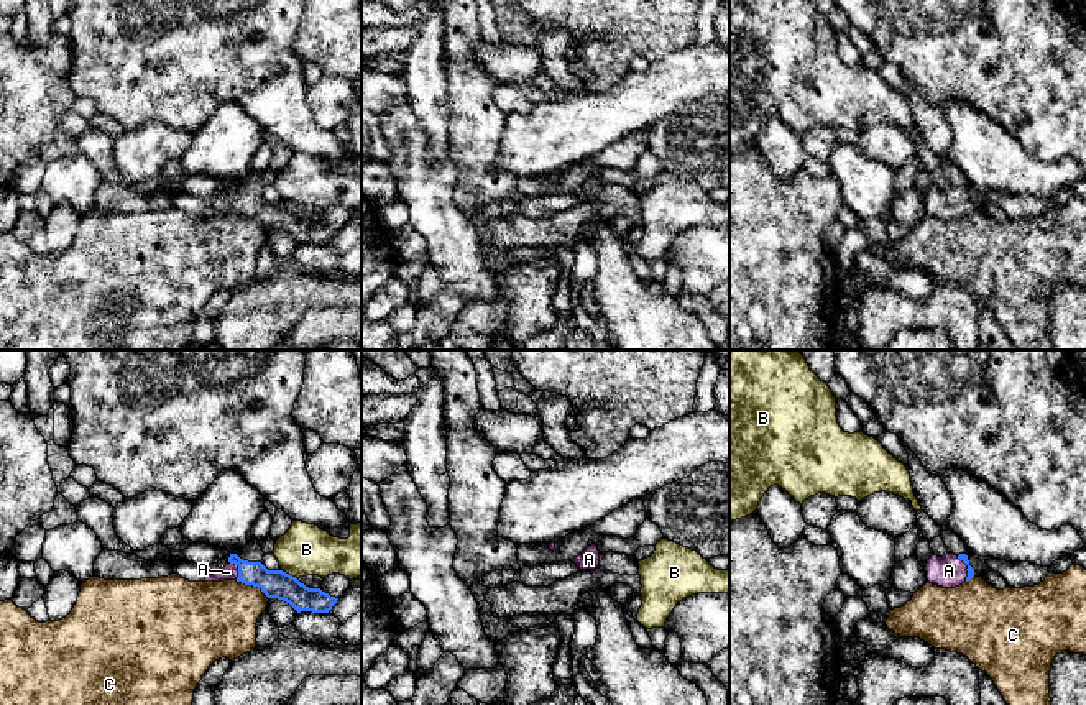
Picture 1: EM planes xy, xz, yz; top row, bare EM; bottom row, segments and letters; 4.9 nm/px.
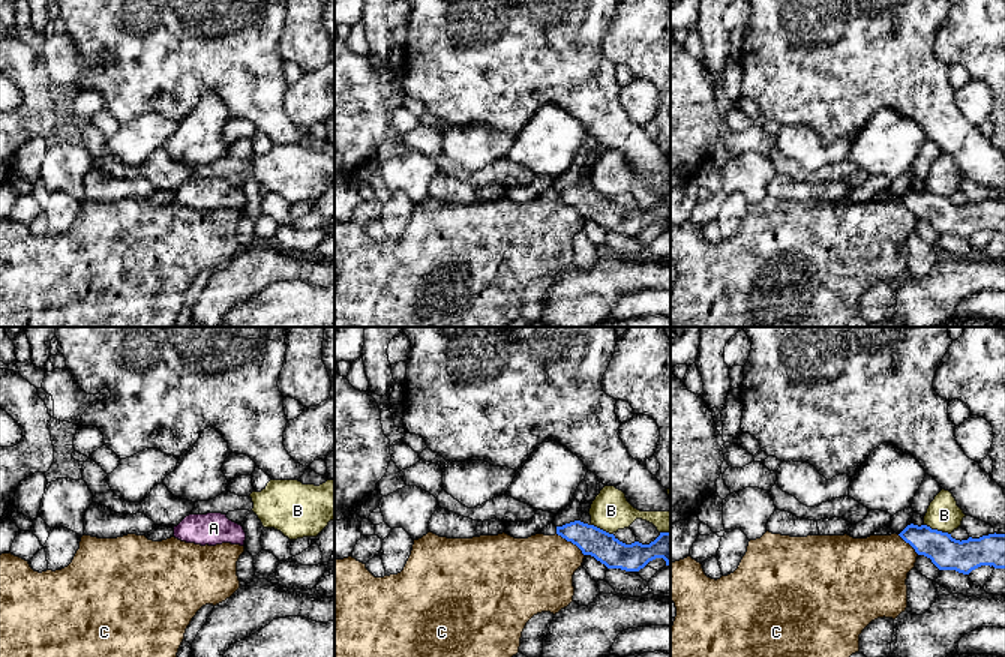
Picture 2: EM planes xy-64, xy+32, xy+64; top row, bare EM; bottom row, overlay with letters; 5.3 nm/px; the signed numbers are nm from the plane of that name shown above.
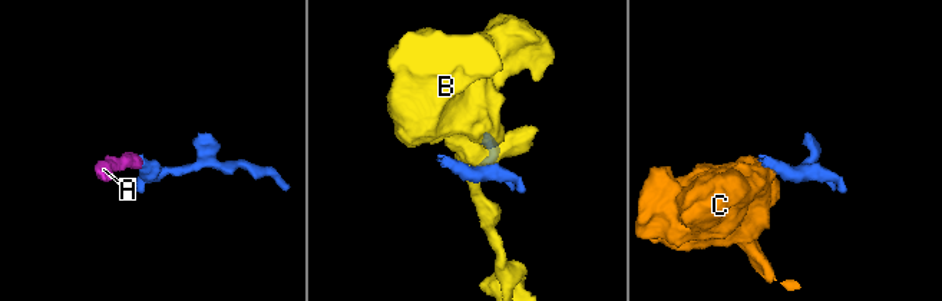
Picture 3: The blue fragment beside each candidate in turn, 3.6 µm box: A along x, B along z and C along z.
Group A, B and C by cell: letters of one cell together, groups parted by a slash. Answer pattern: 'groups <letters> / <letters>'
groups A / B / C

